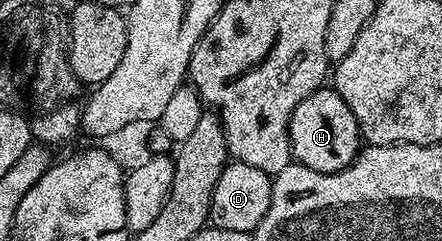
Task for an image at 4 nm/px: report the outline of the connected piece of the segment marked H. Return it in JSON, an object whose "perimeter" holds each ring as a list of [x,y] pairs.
{"perimeter":[[[332,86],[314,90],[314,94],[302,98],[302,102],[294,106],[288,133],[293,161],[319,172],[341,172],[355,162],[362,147],[358,122],[354,114],[350,114],[350,106],[342,102],[342,98]]]}

